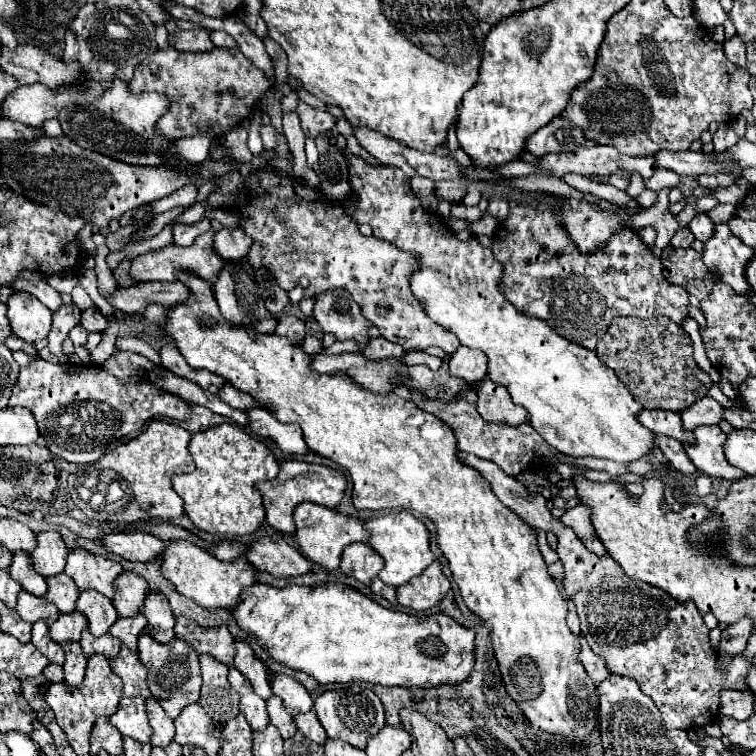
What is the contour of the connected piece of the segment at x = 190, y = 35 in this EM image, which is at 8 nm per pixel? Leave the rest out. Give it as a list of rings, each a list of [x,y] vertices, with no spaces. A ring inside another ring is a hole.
[[[177,30],[175,36],[169,34],[169,42],[183,52],[209,52],[215,48],[209,30]]]

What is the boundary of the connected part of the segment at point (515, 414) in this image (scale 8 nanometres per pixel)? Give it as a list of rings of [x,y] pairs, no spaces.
[[[489,378],[483,380],[477,394],[477,410],[487,422],[507,422],[507,426],[519,426],[527,422],[527,410],[513,404],[507,390],[503,386],[495,386],[495,382]]]

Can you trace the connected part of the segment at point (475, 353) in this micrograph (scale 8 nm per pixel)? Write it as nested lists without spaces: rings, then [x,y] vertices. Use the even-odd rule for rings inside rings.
[[[461,346],[451,356],[449,370],[453,376],[461,376],[469,384],[475,384],[487,376],[487,356],[481,350],[471,350],[467,346]]]

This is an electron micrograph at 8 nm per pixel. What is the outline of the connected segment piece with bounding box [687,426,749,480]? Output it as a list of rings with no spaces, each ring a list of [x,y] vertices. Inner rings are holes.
[[[719,426],[695,428],[695,446],[687,446],[687,456],[693,460],[699,472],[723,480],[739,480],[749,476],[747,472],[731,466],[723,454],[723,442],[727,434]]]

